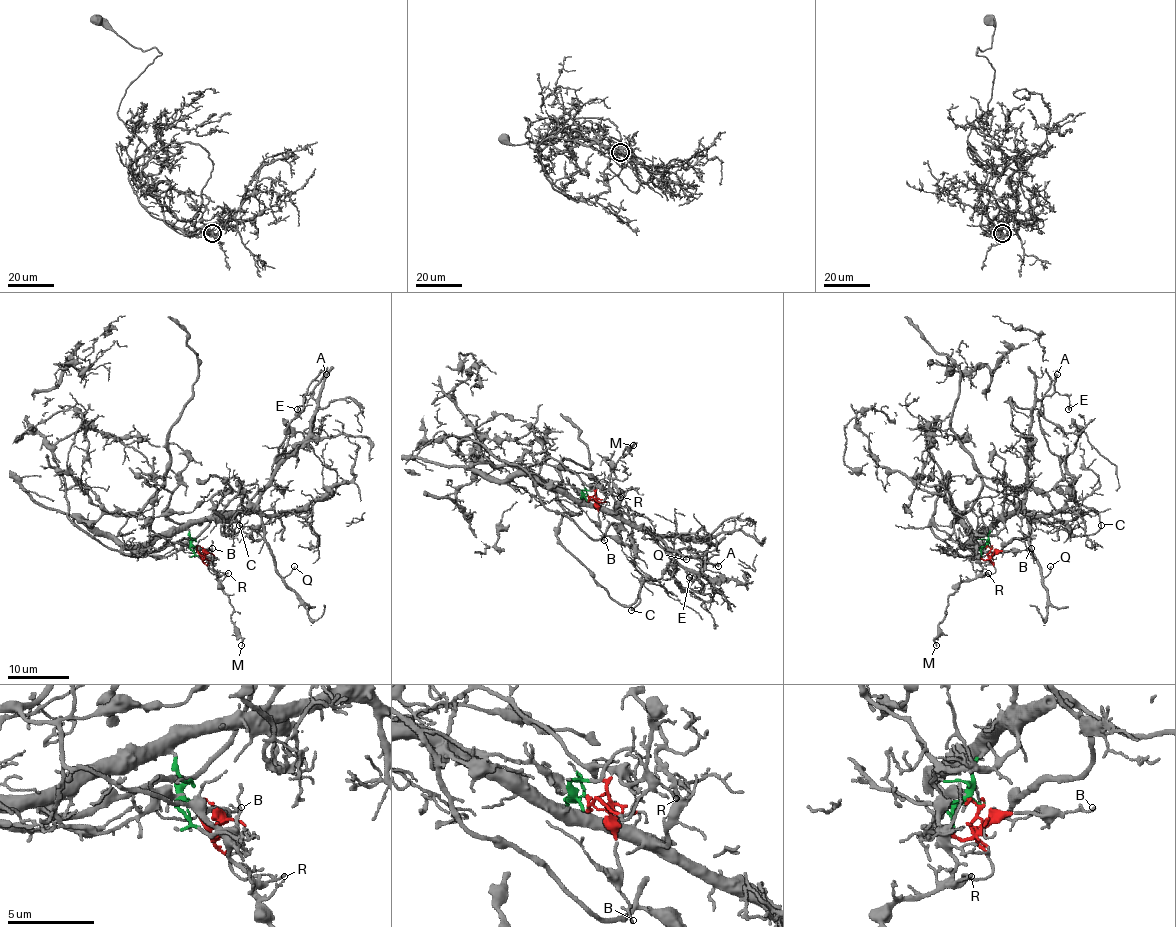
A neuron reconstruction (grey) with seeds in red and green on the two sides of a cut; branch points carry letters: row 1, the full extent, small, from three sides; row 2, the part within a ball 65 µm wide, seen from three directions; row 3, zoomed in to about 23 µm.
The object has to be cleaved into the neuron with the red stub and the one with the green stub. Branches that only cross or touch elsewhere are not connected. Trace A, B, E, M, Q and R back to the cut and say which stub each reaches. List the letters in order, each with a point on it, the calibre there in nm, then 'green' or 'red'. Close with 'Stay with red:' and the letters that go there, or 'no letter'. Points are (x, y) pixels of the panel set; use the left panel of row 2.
A: (326, 374) | 340 nm | green
B: (212, 548) | 140 nm | red
E: (297, 409) | 200 nm | green
M: (241, 645) | 140 nm | red
Q: (294, 566) | 120 nm | green
R: (228, 573) | 120 nm | red
Stay with red: B, M, R

